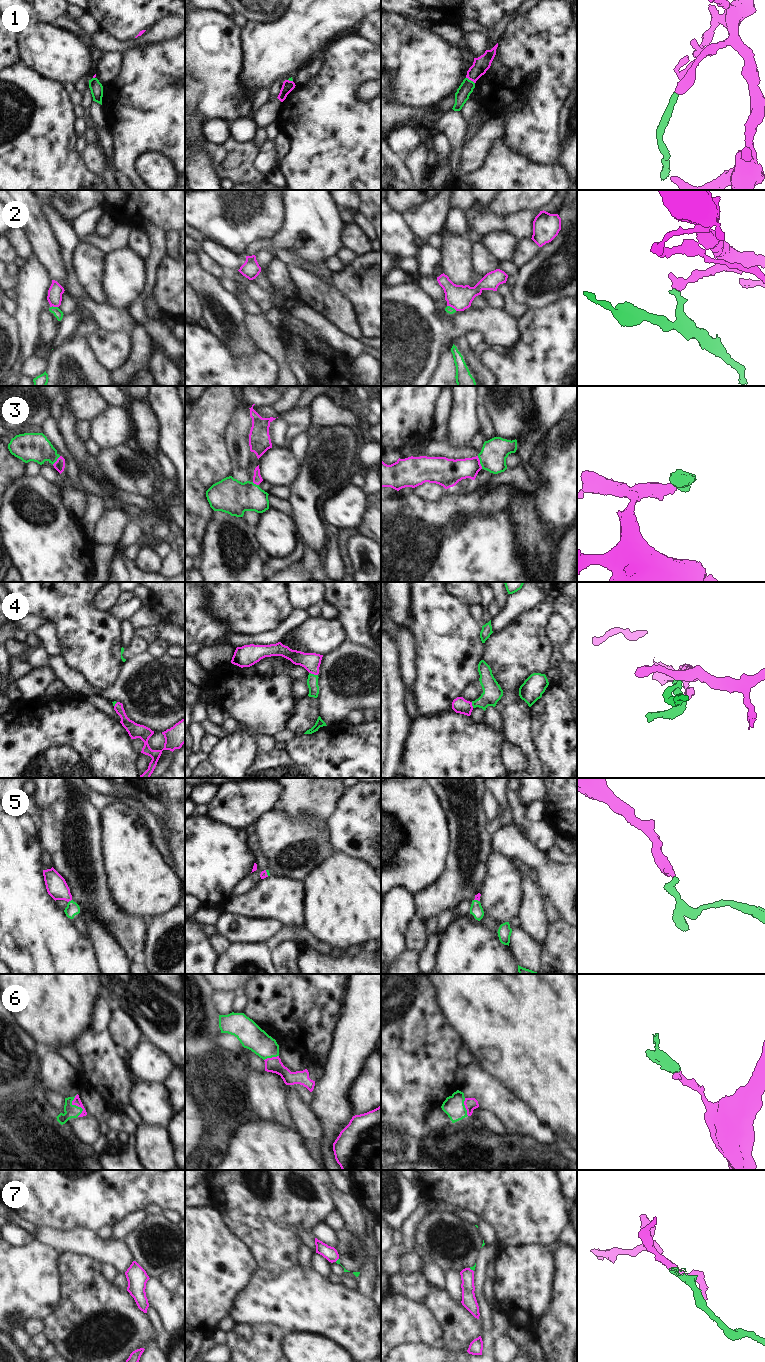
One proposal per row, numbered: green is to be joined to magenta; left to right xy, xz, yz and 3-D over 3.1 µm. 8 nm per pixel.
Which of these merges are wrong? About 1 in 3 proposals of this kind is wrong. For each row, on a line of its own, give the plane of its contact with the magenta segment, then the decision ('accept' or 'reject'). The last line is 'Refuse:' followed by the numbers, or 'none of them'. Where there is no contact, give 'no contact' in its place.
1: contact in yz; reject
2: contact in yz; reject
3: contact in yz; accept
4: contact in xz; accept
5: contact in xy; accept
6: contact in xy; accept
7: contact in yz; reject
Refuse: 1, 2, 7

